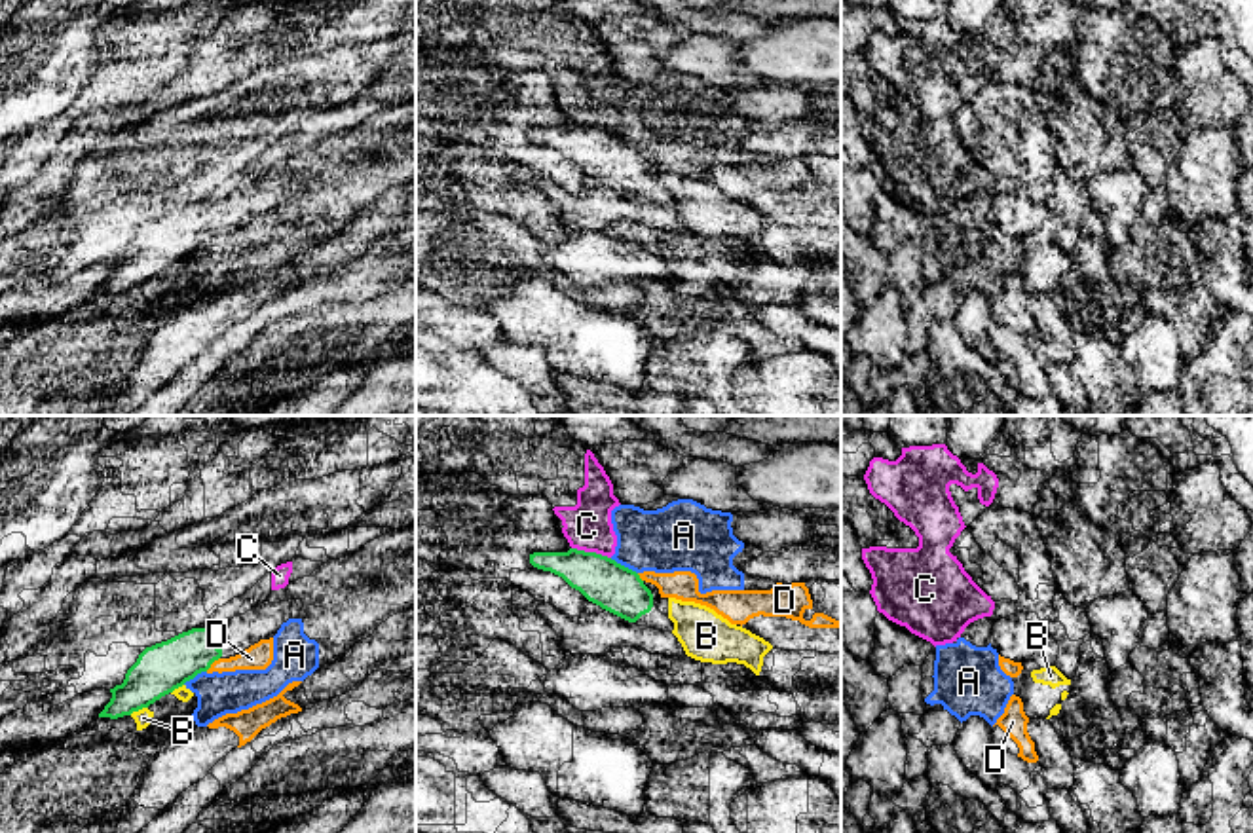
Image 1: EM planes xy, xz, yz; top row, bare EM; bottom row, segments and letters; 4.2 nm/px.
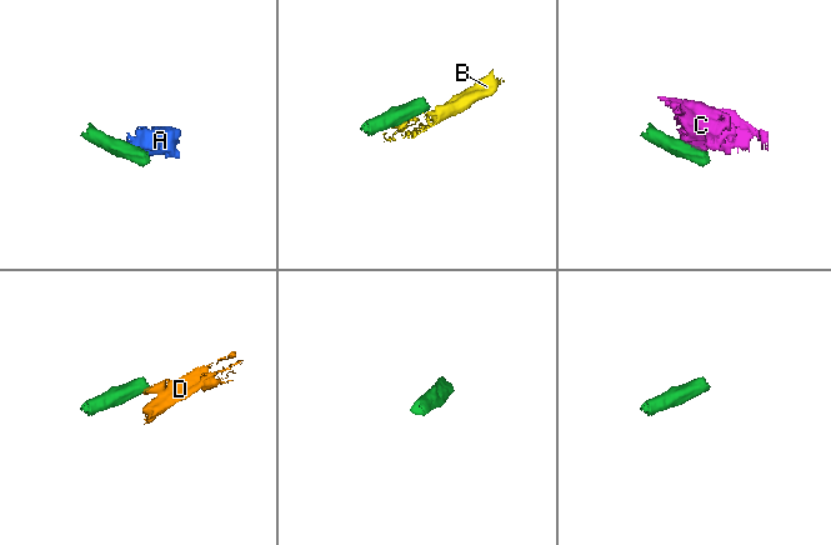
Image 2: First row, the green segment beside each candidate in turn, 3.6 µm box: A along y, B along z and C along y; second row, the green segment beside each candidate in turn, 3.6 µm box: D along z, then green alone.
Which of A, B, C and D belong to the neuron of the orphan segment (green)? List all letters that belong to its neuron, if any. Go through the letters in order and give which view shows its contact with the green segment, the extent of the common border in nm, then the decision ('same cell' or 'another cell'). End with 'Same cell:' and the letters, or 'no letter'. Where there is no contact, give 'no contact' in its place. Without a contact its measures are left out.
A: meets green in xz; contact 140 nm long; another cell
B: meets green in xy; contact 90 nm long; another cell
C: meets green in xz; contact 180 nm long; another cell
D: meets green in xy; contact 90 nm long; another cell
Same cell: no letter

